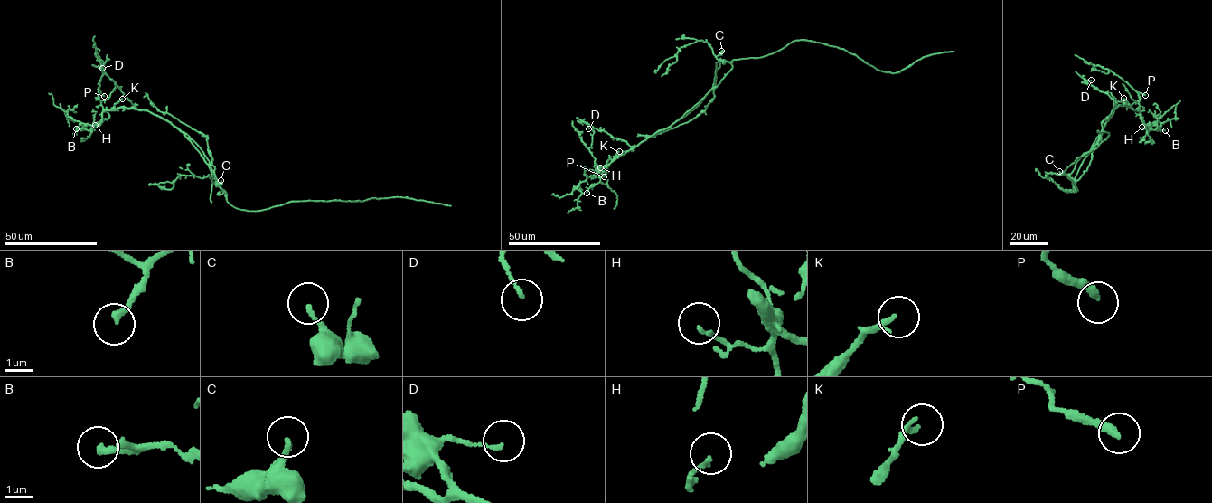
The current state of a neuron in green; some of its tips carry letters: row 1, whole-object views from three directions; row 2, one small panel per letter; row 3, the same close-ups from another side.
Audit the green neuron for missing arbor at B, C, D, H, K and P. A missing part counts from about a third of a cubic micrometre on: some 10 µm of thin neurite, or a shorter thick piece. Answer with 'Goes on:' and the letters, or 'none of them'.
Goes on: none of them

